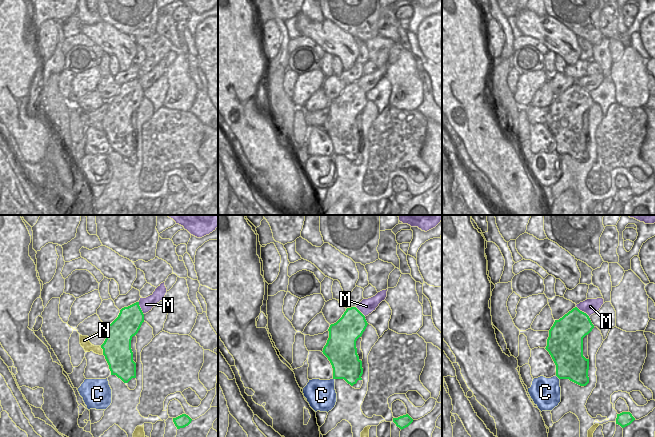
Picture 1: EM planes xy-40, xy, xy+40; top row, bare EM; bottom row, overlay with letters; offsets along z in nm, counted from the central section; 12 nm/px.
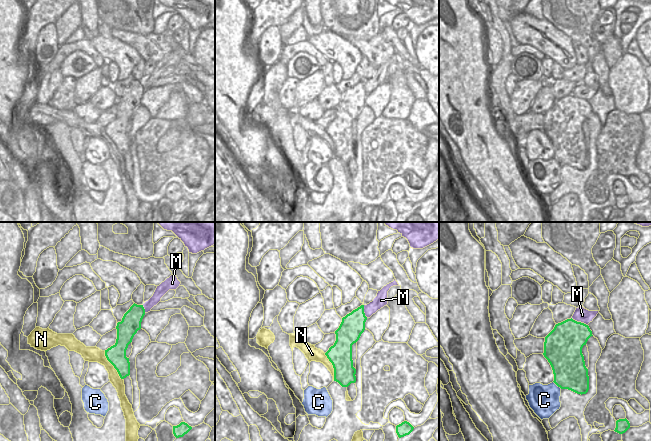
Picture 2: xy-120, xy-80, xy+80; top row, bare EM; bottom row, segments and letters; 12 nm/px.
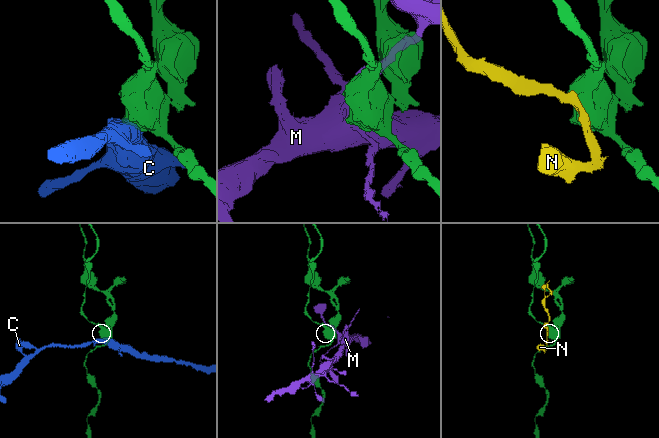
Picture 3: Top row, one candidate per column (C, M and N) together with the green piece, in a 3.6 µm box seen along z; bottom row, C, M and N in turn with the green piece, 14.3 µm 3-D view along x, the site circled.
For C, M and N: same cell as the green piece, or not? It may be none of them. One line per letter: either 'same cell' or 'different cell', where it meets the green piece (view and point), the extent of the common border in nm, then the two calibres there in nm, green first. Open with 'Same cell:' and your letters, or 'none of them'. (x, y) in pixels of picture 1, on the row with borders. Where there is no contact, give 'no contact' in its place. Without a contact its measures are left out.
Same cell: none of them
C: different cell | xy+40 (557, 376) | 80 nm | 360/360 nm
M: different cell | xy+40 (583, 312) | 200 nm | 360/190 nm
N: different cell | xy-40 (103, 351) | 100 nm | 340/110 nm

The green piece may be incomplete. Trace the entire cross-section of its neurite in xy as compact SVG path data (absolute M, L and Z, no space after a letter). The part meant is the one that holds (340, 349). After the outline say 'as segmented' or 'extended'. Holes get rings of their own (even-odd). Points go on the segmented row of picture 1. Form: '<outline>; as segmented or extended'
M356 307L347 308L342 317L330 325L329 338L322 352L332 365L333 379L344 379L351 386L362 380L362 361L357 354L356 341L362 336L367 325L365 316Z; as segmented

